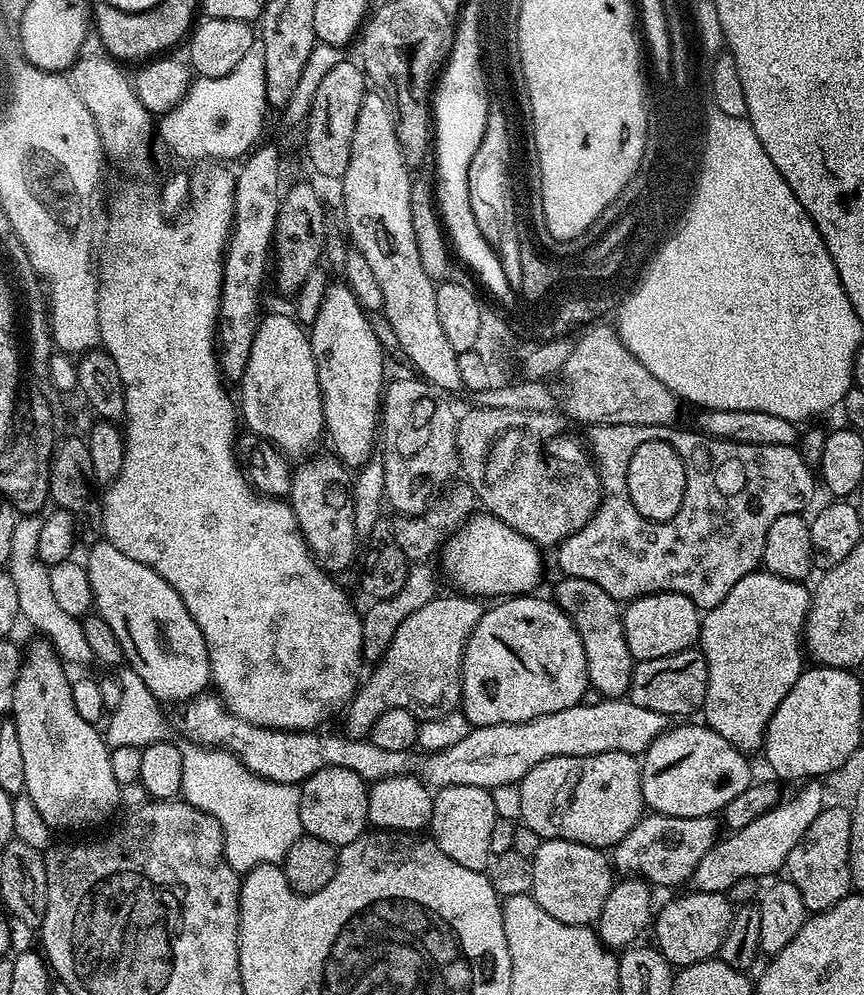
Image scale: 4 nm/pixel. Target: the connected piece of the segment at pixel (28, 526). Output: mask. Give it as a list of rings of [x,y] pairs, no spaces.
[[[26,514],[19,517],[11,535],[10,558],[6,571],[17,587],[20,617],[32,629],[38,631],[56,649],[57,655],[70,664],[91,663],[92,651],[86,641],[83,621],[74,617],[59,606],[53,591],[50,589],[49,567],[39,559],[37,554],[38,534],[41,533],[42,518],[36,514]]]

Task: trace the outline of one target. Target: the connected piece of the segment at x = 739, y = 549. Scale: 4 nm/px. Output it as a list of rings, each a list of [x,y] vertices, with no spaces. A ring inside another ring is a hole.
[[[605,424],[602,430],[591,433],[592,460],[608,460],[608,472],[616,472],[616,476],[620,476],[620,472],[628,472],[629,459],[636,456],[641,440],[648,440],[648,437],[672,440],[683,460],[687,461],[687,501],[683,511],[668,521],[654,522],[641,518],[640,524],[636,524],[636,520],[632,520],[632,524],[624,524],[624,532],[612,532],[612,536],[620,536],[620,548],[592,548],[592,528],[588,526],[575,536],[567,536],[555,549],[556,564],[564,576],[598,582],[598,586],[602,586],[602,590],[617,602],[631,602],[655,592],[673,592],[690,598],[696,608],[707,610],[718,606],[718,602],[722,602],[722,598],[726,598],[726,594],[730,594],[746,574],[761,567],[770,526],[777,518],[782,518],[782,514],[803,513],[808,499],[815,494],[818,480],[813,469],[801,458],[796,446],[786,452],[776,452],[774,446],[715,440],[699,430],[691,431],[683,432],[680,426],[658,424]],[[600,440],[608,440],[608,456],[600,456]]]

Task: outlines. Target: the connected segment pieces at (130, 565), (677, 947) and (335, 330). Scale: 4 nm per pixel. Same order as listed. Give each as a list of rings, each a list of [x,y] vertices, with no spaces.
[[[99,542],[88,552],[88,571],[90,590],[92,591],[92,603],[95,611],[106,622],[110,622],[110,630],[114,630],[114,638],[124,651],[127,667],[137,672],[149,690],[160,702],[166,700],[180,700],[187,702],[193,696],[199,696],[209,687],[212,671],[210,670],[210,658],[206,650],[206,638],[202,638],[202,630],[198,630],[198,622],[190,618],[190,610],[178,598],[178,590],[162,578],[150,566],[142,562],[134,562],[134,558],[126,558],[122,550],[118,550],[112,544]]]
[[[688,890],[685,896],[676,896],[664,909],[657,911],[654,916],[654,928],[656,924],[656,940],[654,947],[668,959],[668,963],[677,969],[690,966],[694,962],[711,960],[719,953],[722,942],[726,938],[726,930],[730,930],[734,905],[723,892],[698,892]]]
[[[329,283],[322,310],[318,310],[318,318],[310,325],[310,339],[324,403],[326,436],[332,439],[331,451],[345,468],[359,470],[373,459],[372,451],[378,448],[386,353],[378,342],[378,334],[374,334],[369,313],[347,283],[339,283]]]

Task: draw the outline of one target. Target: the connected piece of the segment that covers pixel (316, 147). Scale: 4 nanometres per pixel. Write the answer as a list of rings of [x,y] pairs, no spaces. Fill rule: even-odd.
[[[343,58],[319,83],[318,92],[314,95],[310,123],[306,128],[306,131],[308,130],[308,160],[312,163],[313,170],[328,180],[339,181],[346,174],[346,166],[350,166],[350,146],[354,142],[354,125],[358,122],[358,110],[362,110],[362,98],[366,91],[363,67],[356,62],[351,64],[349,60]]]

